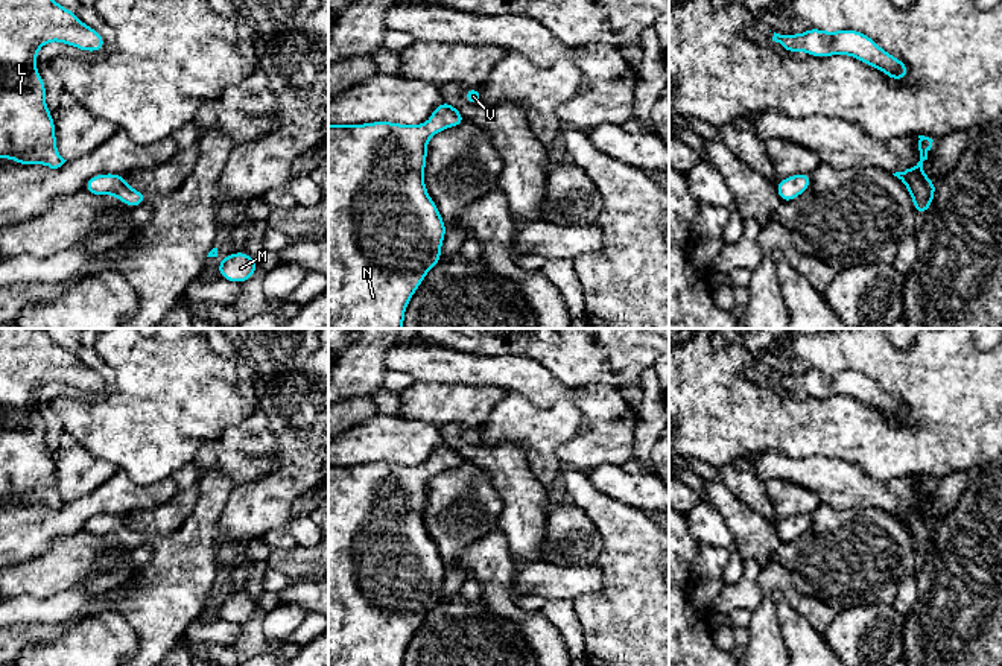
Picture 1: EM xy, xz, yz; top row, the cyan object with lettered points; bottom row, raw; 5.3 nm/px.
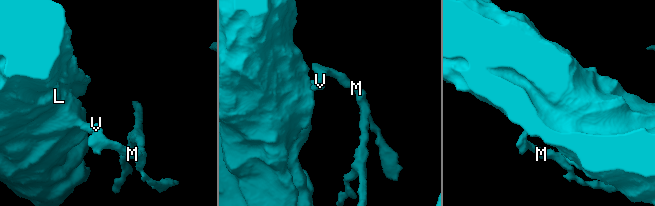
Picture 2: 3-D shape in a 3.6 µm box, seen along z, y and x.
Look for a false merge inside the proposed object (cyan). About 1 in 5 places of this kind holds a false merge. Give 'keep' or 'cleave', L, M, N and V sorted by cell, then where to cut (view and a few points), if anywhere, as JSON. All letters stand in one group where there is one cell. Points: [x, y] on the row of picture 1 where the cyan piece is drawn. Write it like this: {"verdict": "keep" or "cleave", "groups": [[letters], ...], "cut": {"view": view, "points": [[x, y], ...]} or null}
{"verdict": "keep", "groups": [["L", "M", "N", "V"]], "cut": null}

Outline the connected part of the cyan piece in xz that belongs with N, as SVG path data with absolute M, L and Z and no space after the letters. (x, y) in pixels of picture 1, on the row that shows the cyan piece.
M447 100L439 103L423 125L394 122L369 122L363 125L328 125L328 328L403 328L404 312L426 274L441 262L441 246L446 237L444 224L435 201L424 184L427 141L447 128L465 123L467 119Z

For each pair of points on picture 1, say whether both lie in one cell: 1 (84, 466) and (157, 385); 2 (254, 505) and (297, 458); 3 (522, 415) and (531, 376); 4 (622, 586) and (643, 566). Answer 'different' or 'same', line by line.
1: different
2: same
3: different
4: same

